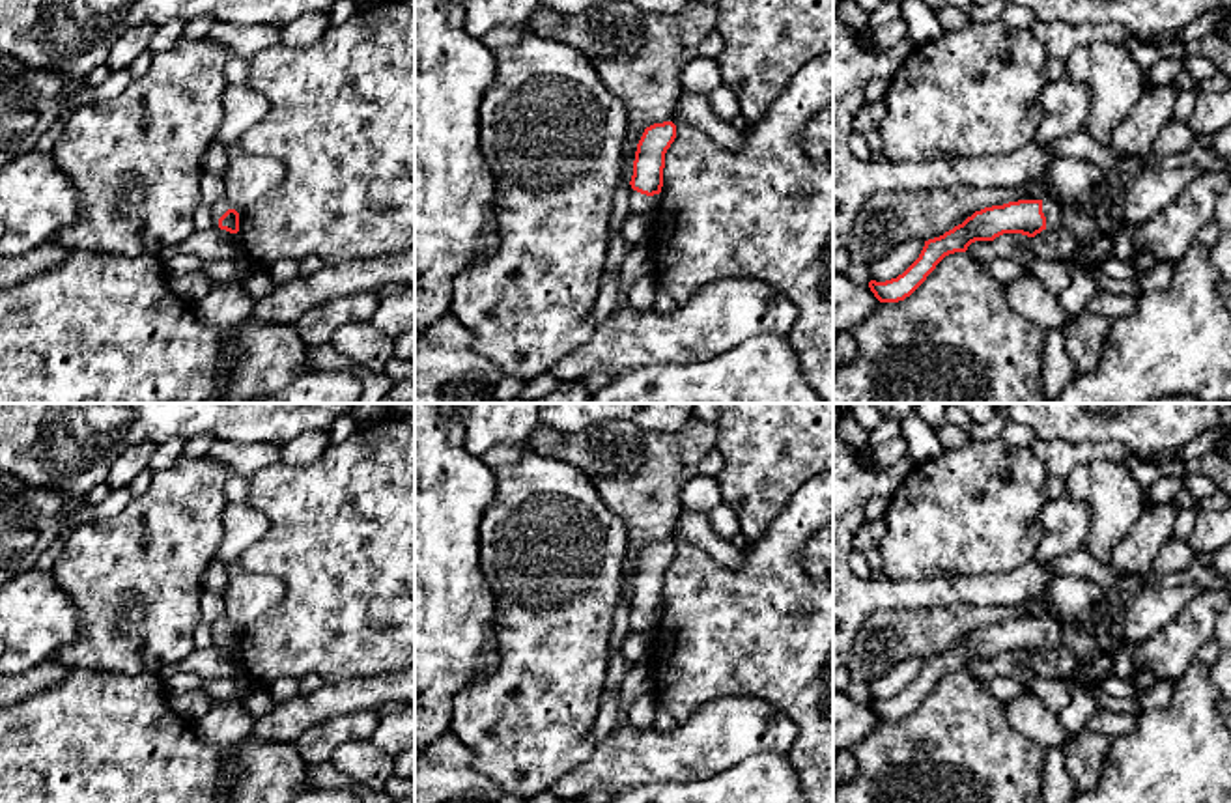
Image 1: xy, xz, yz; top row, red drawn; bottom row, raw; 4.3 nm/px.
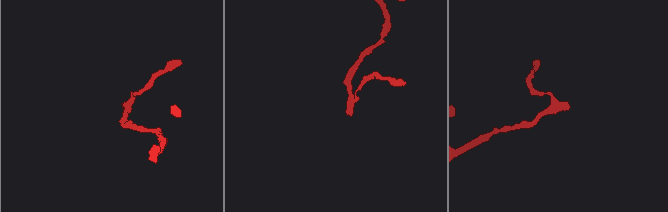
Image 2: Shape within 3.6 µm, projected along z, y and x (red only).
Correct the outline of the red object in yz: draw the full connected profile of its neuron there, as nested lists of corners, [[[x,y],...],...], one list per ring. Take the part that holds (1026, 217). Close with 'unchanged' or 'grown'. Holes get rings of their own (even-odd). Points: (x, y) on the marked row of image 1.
[[[1050,198],[984,207],[943,235],[925,241],[919,258],[902,275],[885,282],[870,280],[869,288],[880,303],[898,303],[910,297],[945,256],[966,252],[975,241],[994,241],[1003,233],[1035,237],[1042,230],[1063,226],[1065,211]]] | grown

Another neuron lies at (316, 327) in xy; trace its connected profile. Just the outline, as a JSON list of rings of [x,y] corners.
[[[374,291],[349,293],[310,308],[295,321],[297,334],[306,347],[331,342],[334,331],[346,323],[370,321],[381,297]]]

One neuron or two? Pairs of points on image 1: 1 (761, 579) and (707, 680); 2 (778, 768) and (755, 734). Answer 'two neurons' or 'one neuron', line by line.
1: one neuron
2: two neurons

